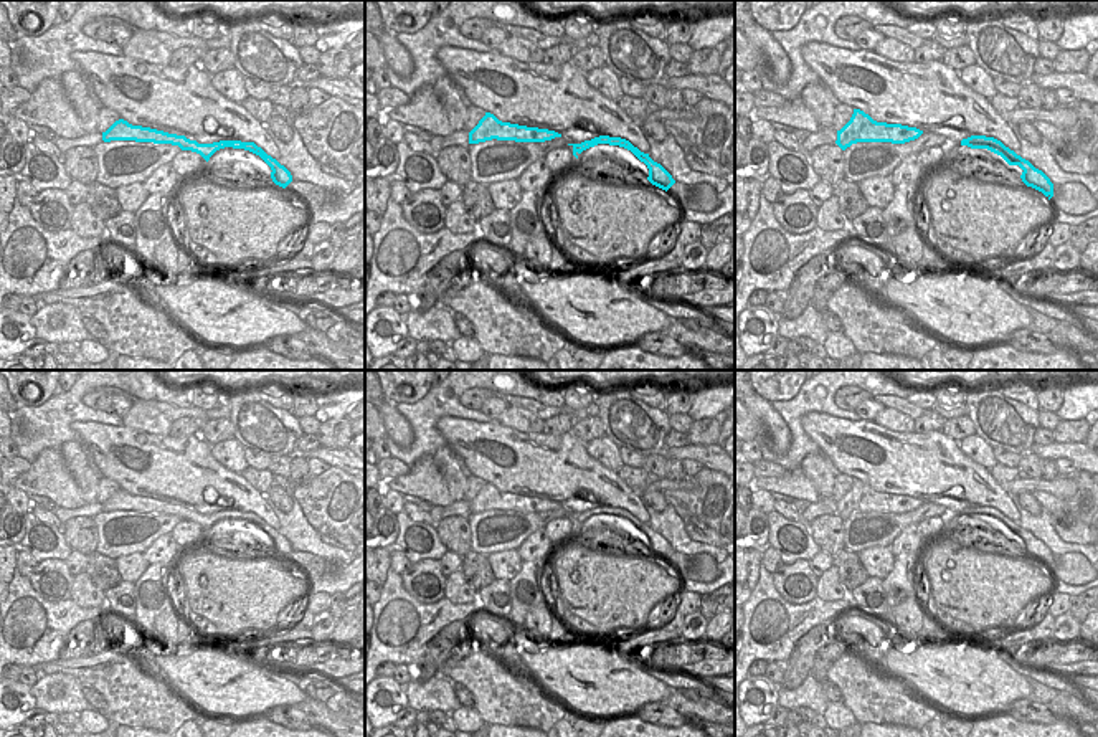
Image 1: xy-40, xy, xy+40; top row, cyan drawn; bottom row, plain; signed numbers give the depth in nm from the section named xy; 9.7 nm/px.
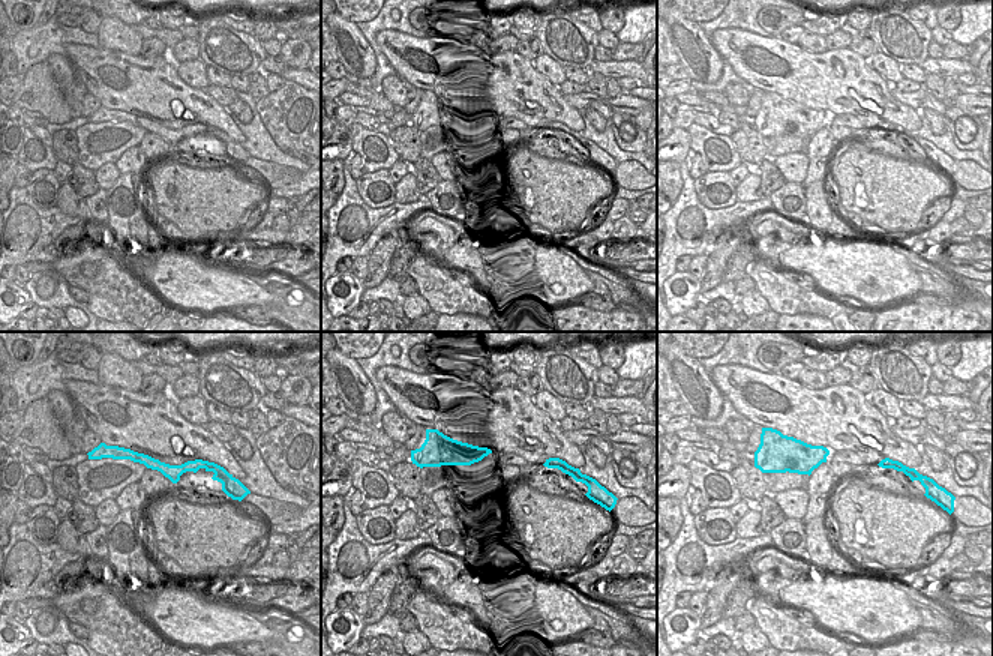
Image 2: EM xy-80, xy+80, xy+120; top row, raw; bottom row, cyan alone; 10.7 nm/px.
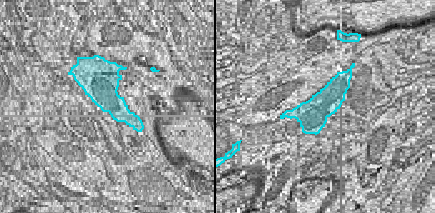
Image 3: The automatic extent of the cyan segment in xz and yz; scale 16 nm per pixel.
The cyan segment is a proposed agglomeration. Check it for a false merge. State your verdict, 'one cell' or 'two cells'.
two cells

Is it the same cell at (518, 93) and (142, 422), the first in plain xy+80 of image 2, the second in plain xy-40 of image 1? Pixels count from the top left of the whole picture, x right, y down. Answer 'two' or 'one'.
two

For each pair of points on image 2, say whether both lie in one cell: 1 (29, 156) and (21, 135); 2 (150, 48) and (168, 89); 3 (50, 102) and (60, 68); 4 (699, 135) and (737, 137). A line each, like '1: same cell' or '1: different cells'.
1: same cell
2: different cells
3: different cells
4: different cells

